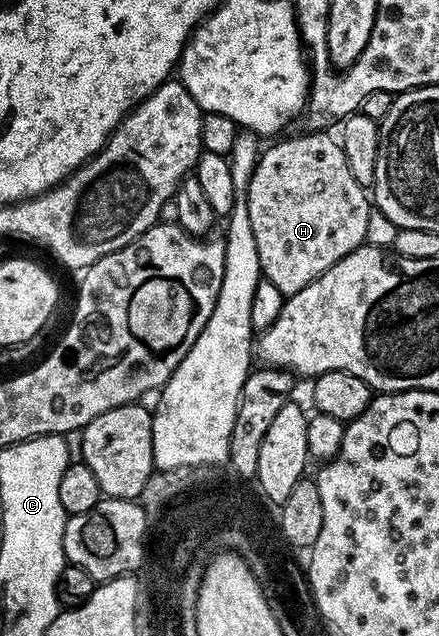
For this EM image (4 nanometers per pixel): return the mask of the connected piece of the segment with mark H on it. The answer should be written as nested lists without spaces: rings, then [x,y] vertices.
[[[309,132],[298,138],[285,138],[274,146],[260,151],[255,172],[249,181],[249,189],[243,198],[244,209],[250,216],[258,246],[259,264],[263,278],[270,281],[284,296],[307,288],[327,268],[331,268],[343,256],[366,245],[367,220],[371,198],[366,187],[351,176],[347,156],[340,141],[329,132]]]

